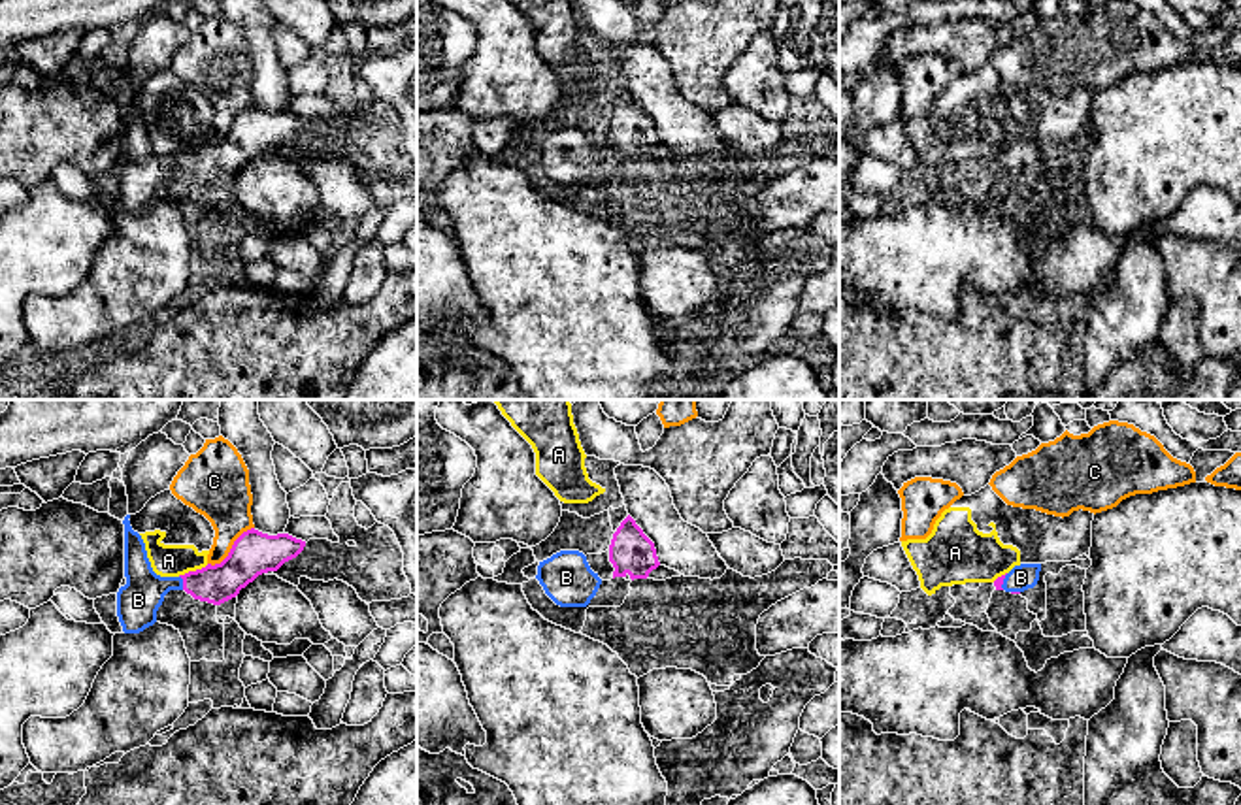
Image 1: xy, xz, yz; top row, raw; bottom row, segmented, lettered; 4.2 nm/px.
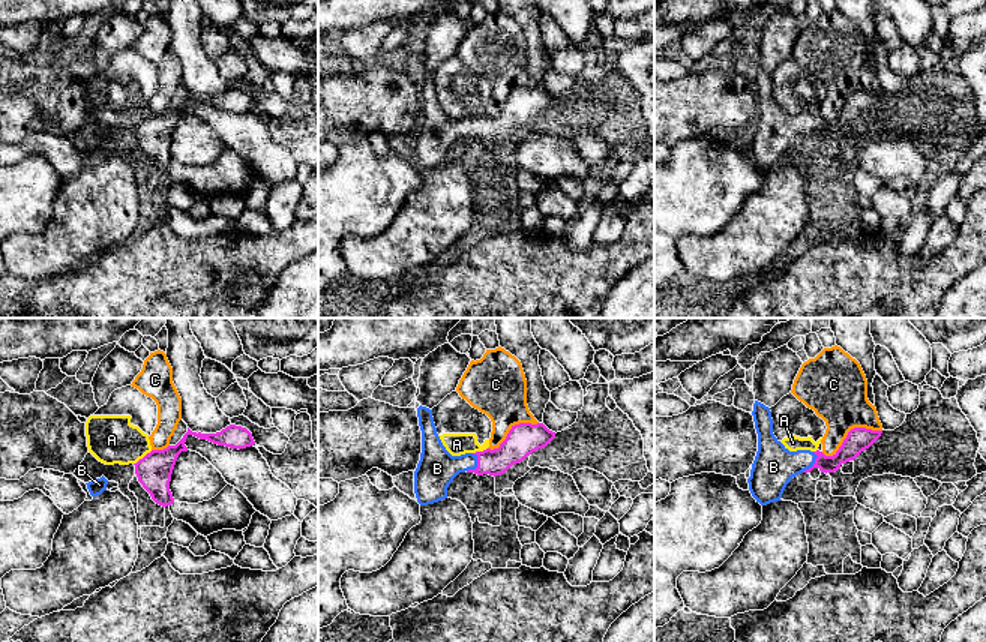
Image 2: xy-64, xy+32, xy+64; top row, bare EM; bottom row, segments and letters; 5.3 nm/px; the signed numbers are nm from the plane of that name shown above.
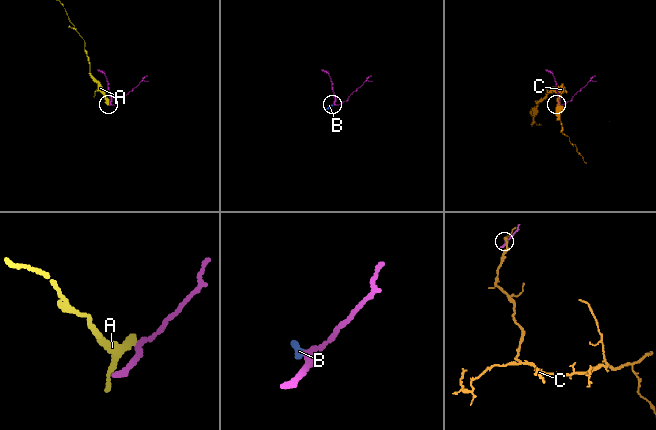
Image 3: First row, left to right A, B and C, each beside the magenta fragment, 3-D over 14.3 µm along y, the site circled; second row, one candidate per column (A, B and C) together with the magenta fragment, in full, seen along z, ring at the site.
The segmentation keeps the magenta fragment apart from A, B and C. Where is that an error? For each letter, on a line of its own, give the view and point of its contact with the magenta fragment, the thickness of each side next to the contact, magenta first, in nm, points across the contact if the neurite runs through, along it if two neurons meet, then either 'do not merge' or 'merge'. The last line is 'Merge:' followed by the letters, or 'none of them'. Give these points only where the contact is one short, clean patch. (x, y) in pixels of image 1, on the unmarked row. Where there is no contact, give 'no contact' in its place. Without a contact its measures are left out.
A: xy (193, 149) | 180/140 nm | along xy (208, 142), (178, 153) | do not merge
B: xy (183, 161) | 160/180 nm | across xy (219, 161), (183, 161), (153, 164), (138, 178) | merge
C: xy (231, 127) | 190/240 nm | along xy (253, 104), (234, 119), (219, 140), (208, 142) | do not merge
Merge: B

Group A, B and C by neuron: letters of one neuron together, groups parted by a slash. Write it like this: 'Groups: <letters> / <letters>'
Groups: A / B / C

